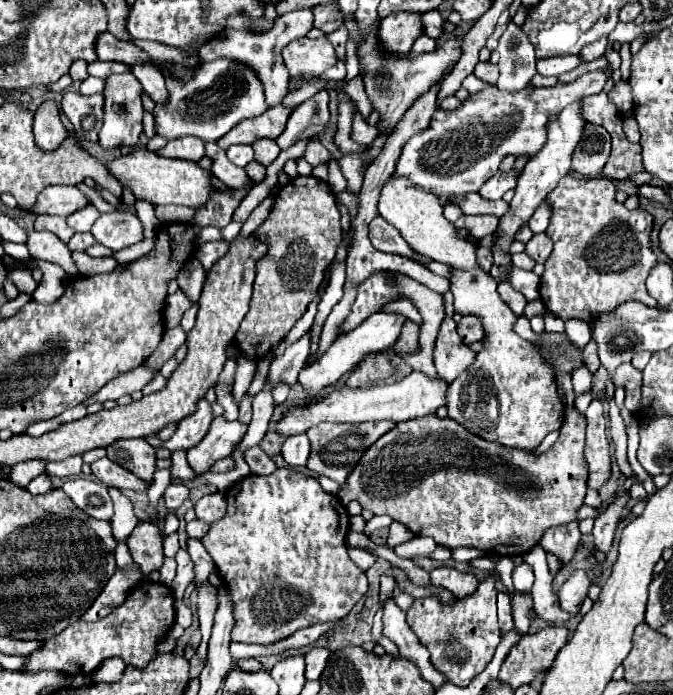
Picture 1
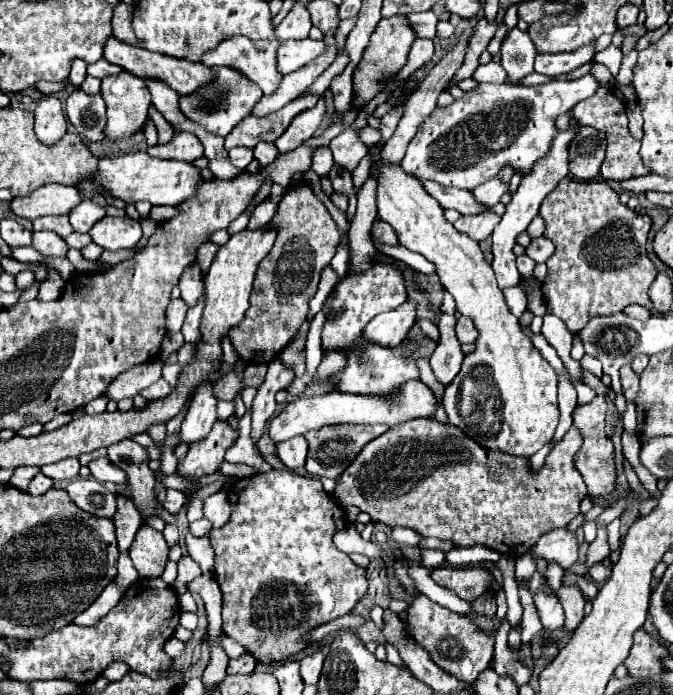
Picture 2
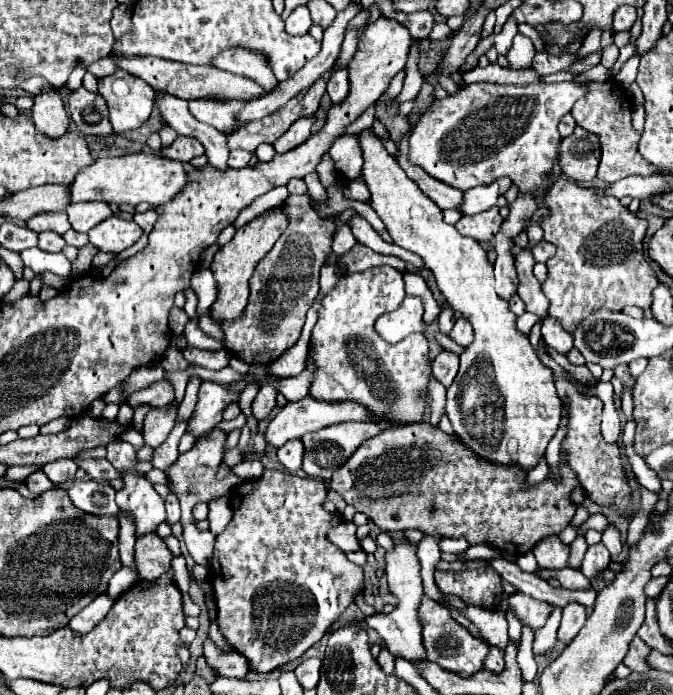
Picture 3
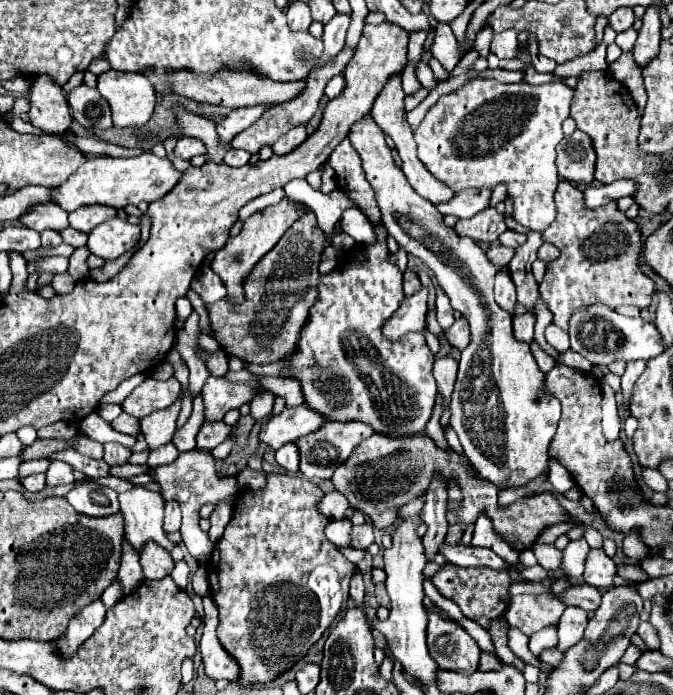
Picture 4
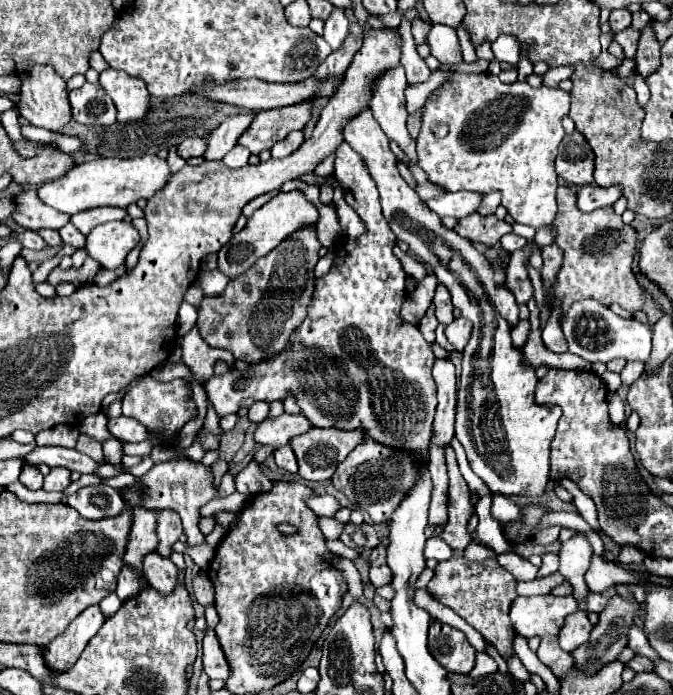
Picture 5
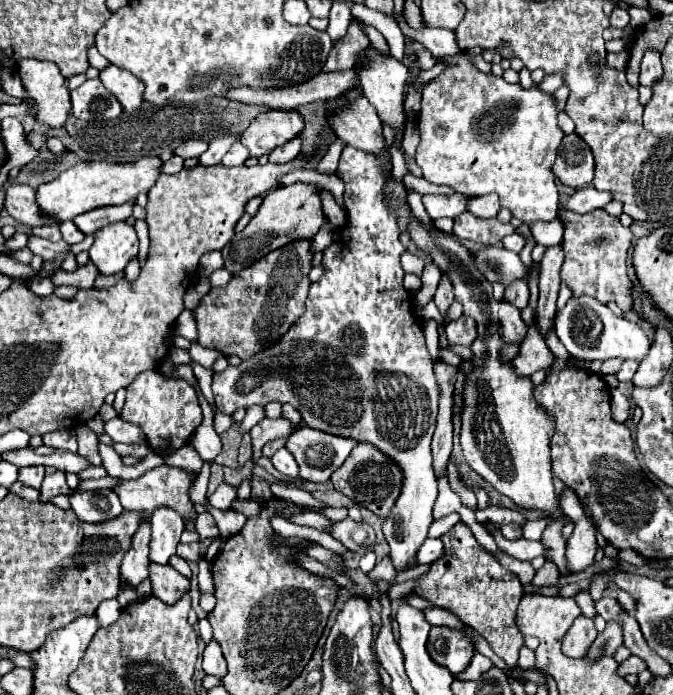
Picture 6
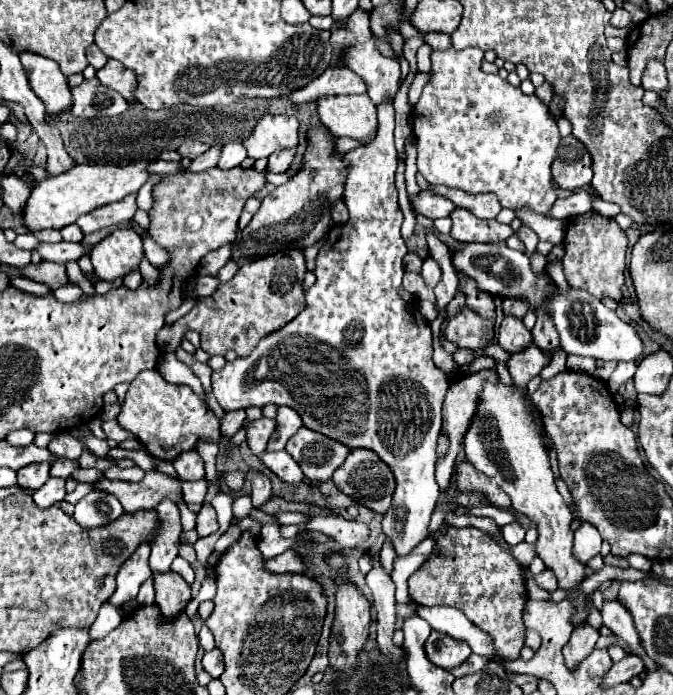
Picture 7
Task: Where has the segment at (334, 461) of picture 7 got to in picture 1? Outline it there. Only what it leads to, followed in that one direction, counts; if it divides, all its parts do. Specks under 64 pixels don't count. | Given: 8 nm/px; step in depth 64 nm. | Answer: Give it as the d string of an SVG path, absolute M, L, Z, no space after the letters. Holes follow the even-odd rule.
M322 422L314 428L310 428L306 434L310 438L310 458L308 468L316 472L318 476L328 476L336 480L340 486L346 482L346 476L352 472L352 468L358 464L360 456L366 452L370 444L374 444L382 434L394 428L394 422L364 422L364 424L330 424Z

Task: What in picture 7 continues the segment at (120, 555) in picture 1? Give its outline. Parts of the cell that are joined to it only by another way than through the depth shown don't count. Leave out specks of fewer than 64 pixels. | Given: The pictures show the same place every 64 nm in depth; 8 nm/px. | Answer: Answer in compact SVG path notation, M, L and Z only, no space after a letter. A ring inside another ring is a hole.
M106 602L100 608L100 614L96 622L90 626L90 640L100 640L104 638L110 630L114 630L122 622L122 614L118 608L114 608L110 602Z

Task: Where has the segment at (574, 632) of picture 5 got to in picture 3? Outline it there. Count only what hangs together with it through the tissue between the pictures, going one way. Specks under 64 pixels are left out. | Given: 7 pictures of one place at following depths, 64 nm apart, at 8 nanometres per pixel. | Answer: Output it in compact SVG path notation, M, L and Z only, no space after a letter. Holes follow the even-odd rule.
M574 602L568 604L562 610L562 624L558 628L558 640L564 642L564 644L572 642L572 638L576 638L576 634L584 626L584 622L586 622L586 610L584 610L584 606L578 606Z

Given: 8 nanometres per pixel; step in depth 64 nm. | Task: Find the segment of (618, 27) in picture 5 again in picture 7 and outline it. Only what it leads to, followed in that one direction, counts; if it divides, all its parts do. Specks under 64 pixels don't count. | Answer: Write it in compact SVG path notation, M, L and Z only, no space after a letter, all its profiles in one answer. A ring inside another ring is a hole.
M616 8L616 10L612 12L610 24L612 24L614 28L626 28L626 26L632 24L632 16L630 16L630 12L626 12L624 8Z

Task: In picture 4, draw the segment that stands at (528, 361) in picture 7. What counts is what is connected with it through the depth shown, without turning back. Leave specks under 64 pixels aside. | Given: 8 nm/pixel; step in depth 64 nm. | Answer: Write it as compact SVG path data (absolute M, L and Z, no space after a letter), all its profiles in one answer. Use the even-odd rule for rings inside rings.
M572 350L560 354L560 356L556 358L556 362L560 362L560 364L564 364L564 366L570 366L570 368L576 368L576 370L582 370L587 373L589 373L592 368L592 364L588 362L586 358L582 358L580 354L576 354L576 352L572 352Z

